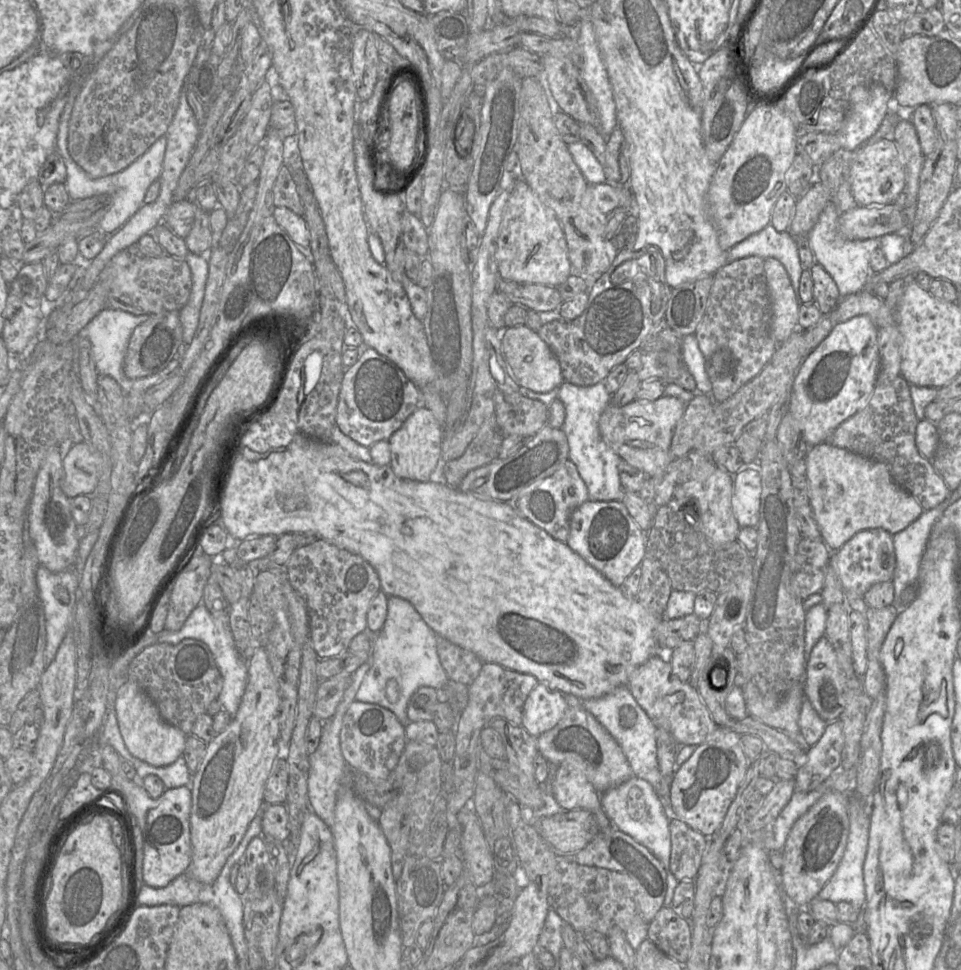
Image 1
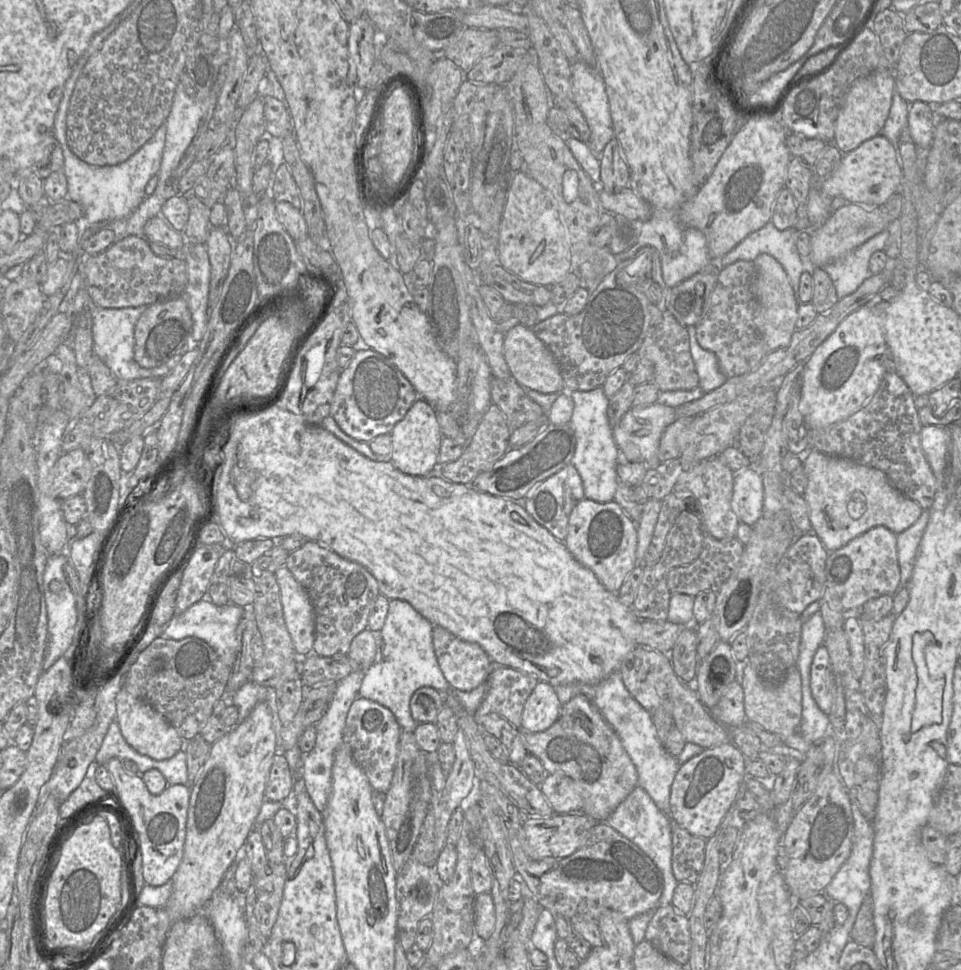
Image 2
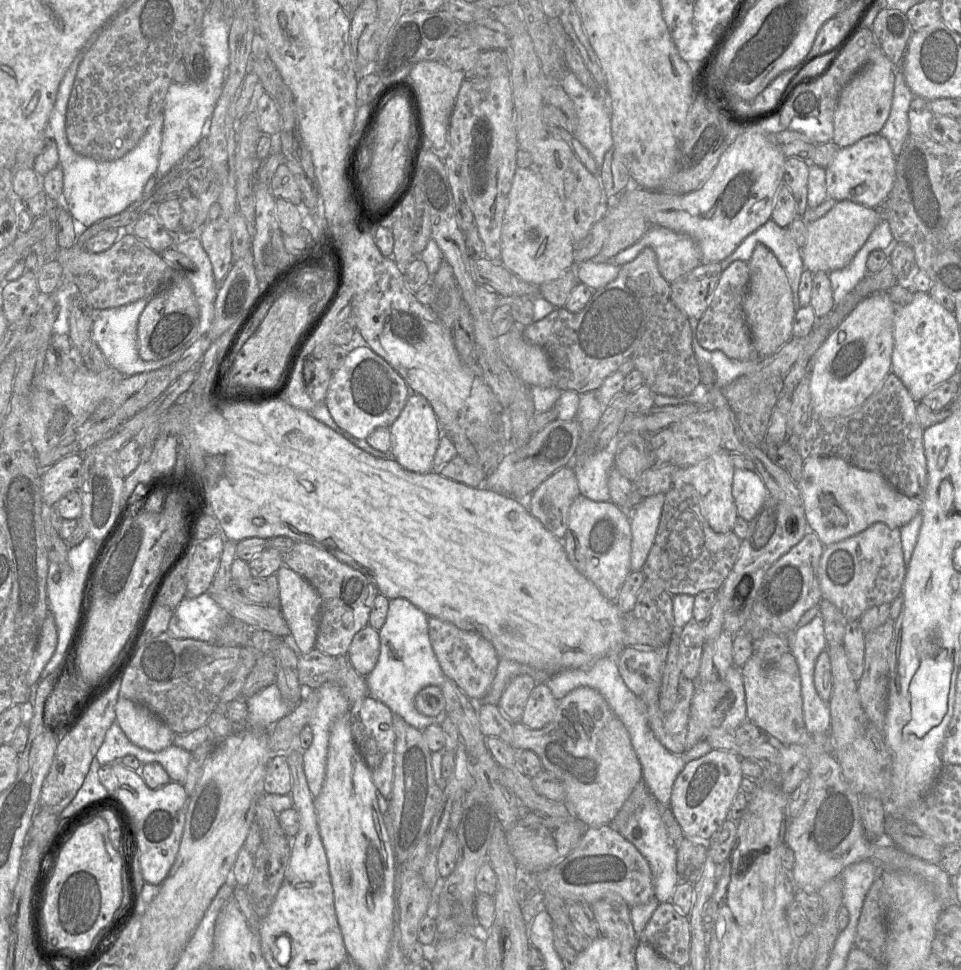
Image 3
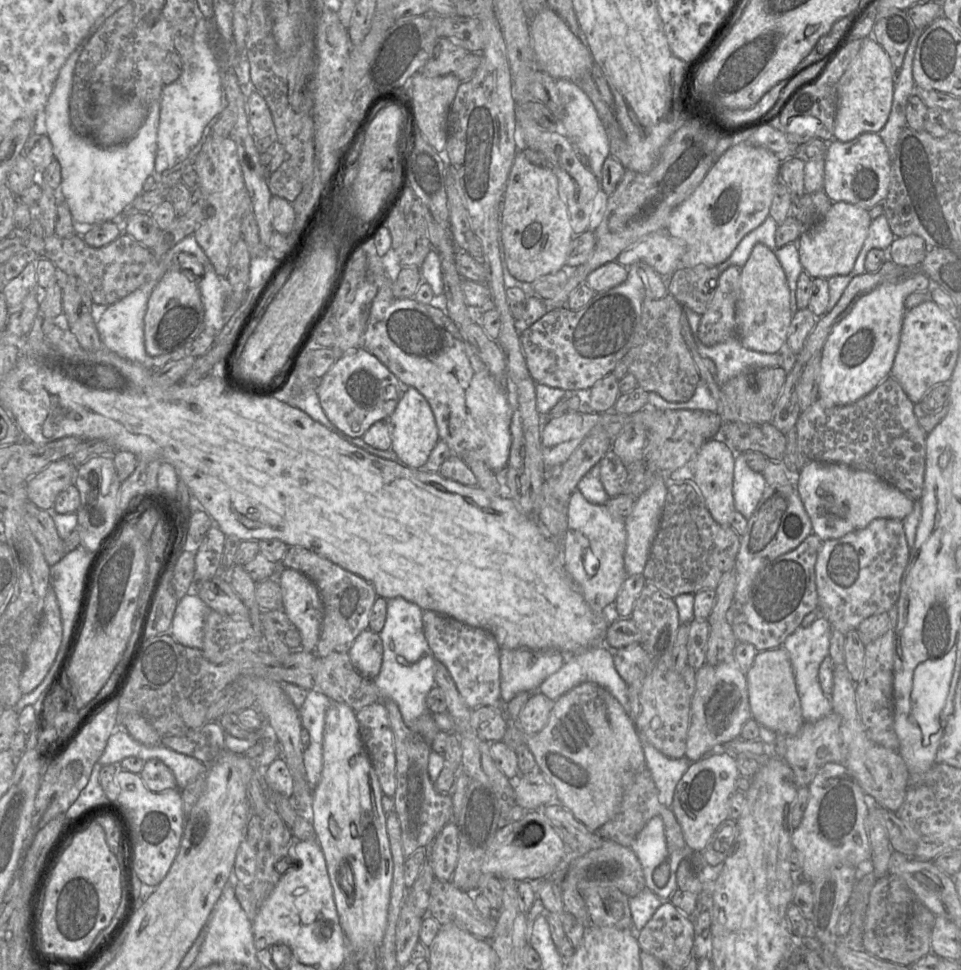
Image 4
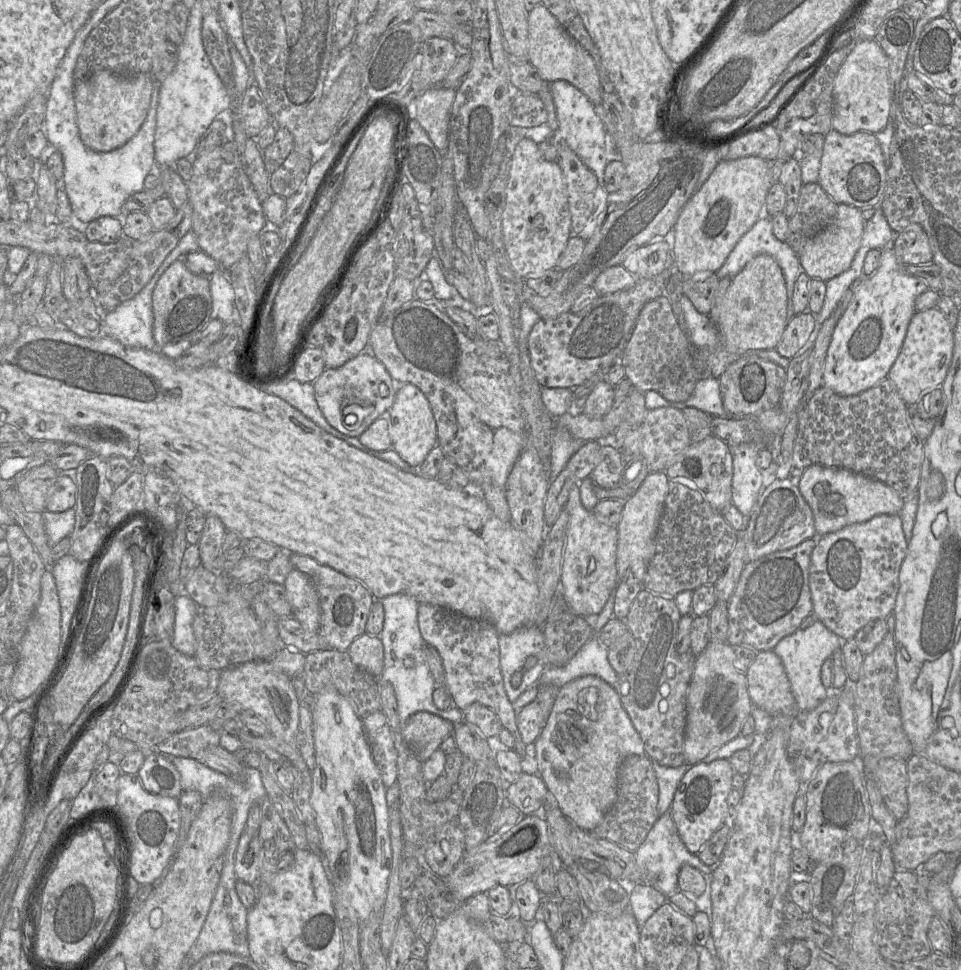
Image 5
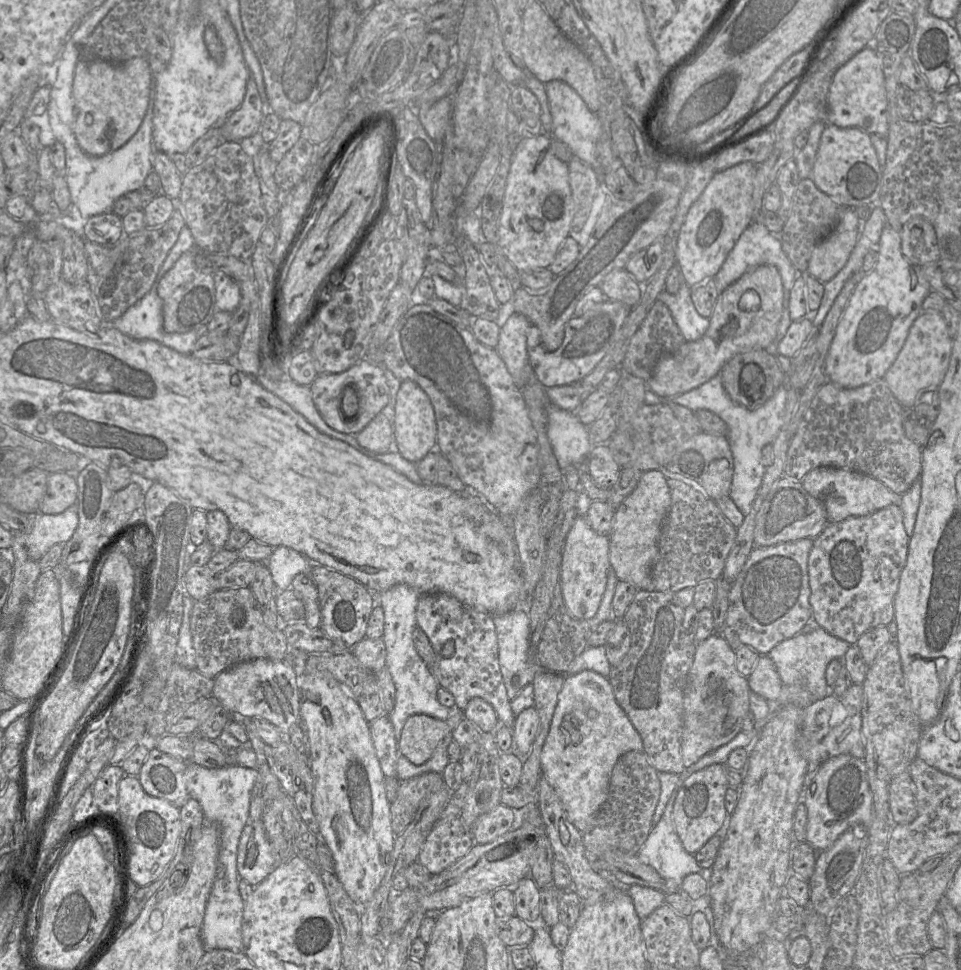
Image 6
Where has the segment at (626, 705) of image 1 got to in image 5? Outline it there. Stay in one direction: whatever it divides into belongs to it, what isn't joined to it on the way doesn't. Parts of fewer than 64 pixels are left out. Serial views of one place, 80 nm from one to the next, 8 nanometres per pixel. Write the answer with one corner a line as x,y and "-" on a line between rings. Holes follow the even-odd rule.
593,636
585,643
575,656
563,666
548,666
538,680
541,684
553,685
557,688
583,676
593,675
614,686
618,674
608,660
608,646
-
652,762
658,787
659,797
657,811
659,817
671,810
673,798
678,788
680,781
685,773
691,768
692,765
684,763
683,765
673,768
662,766
656,762

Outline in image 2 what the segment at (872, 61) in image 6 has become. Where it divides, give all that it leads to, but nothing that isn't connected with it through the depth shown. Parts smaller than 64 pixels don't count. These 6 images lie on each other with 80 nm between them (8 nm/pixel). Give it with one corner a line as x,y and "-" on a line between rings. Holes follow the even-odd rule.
877,70
867,76
857,78
848,89
839,110
833,143
843,153
856,149
864,141
881,133
888,117
895,91
893,70

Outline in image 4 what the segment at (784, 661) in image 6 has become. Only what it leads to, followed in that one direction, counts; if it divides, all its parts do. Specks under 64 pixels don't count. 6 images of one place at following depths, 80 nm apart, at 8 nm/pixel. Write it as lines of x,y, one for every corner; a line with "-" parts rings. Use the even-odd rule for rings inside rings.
822,616
808,627
799,626
782,644
790,655
805,722
818,721
833,712
831,699
824,694
818,678
820,665
829,656
831,630
830,623

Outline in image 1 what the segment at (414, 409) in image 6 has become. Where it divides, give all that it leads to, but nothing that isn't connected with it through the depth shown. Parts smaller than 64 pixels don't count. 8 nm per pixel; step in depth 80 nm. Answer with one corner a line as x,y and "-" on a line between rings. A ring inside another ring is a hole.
420,404
388,441
390,466
396,476
412,481
431,481
430,476
441,459
443,427
426,406

